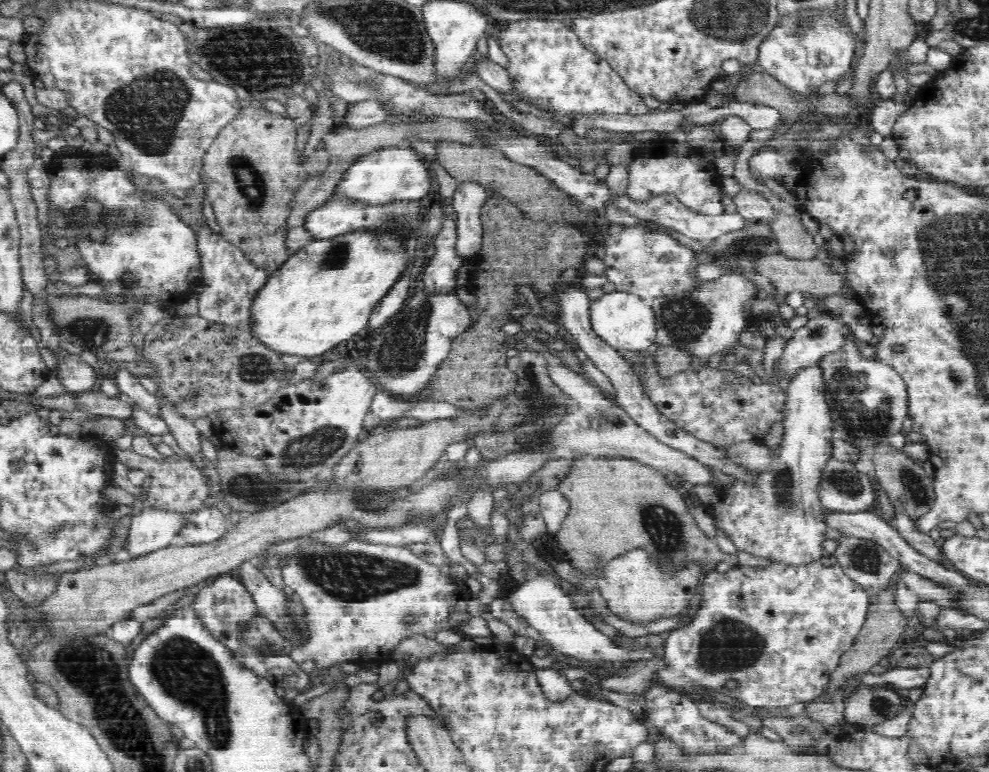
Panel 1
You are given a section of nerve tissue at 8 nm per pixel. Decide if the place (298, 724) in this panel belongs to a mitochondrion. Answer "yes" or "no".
no

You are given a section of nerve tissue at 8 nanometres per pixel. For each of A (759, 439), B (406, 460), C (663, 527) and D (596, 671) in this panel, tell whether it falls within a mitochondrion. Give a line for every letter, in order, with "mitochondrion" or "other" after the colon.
A: other
B: other
C: mitochondrion
D: other

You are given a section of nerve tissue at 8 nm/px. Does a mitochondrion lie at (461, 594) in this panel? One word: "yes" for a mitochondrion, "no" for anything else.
no

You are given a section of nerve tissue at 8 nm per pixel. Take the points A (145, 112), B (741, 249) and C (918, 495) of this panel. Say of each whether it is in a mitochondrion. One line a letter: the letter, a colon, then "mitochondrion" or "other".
A: mitochondrion
B: mitochondrion
C: mitochondrion

